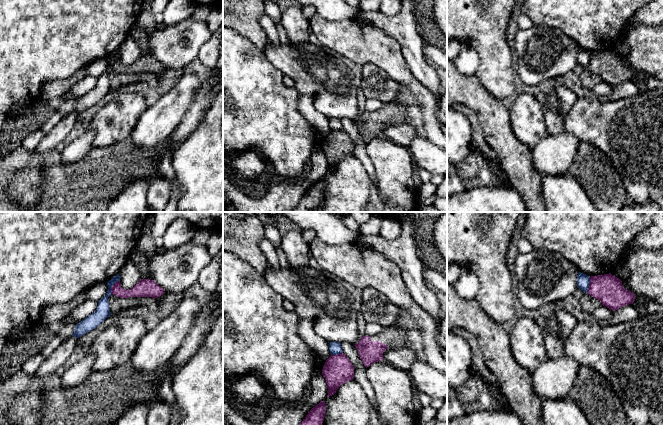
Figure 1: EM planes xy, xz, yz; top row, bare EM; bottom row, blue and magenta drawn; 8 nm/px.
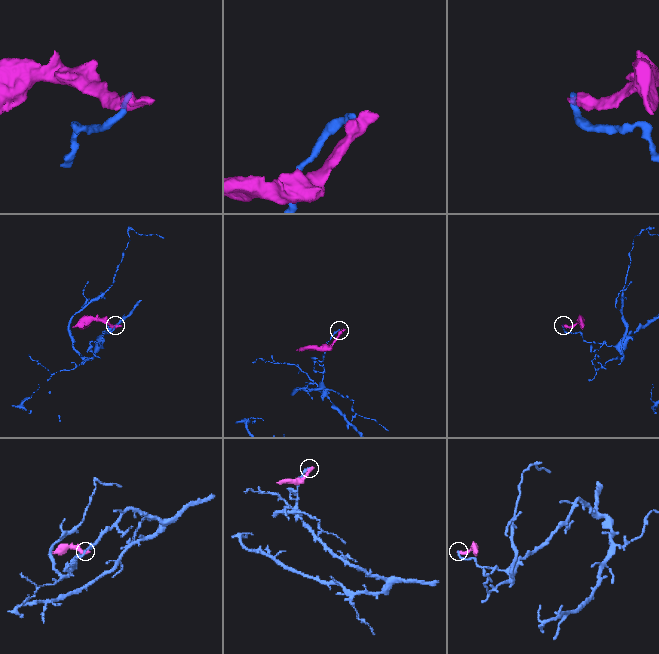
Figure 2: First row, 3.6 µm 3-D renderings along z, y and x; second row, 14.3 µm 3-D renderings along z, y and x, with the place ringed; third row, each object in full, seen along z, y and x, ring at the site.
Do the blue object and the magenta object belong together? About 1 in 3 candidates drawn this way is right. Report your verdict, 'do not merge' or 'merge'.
do not merge

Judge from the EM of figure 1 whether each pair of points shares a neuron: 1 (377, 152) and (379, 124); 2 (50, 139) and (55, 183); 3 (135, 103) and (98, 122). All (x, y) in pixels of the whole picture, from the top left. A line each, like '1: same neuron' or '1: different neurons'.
1: different neurons
2: different neurons
3: same neuron

